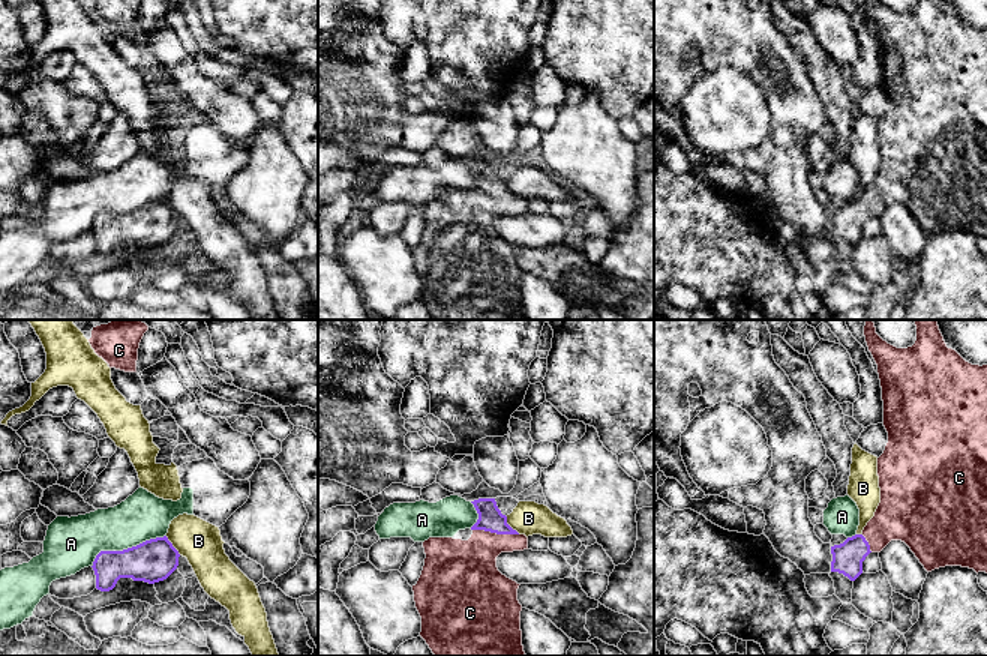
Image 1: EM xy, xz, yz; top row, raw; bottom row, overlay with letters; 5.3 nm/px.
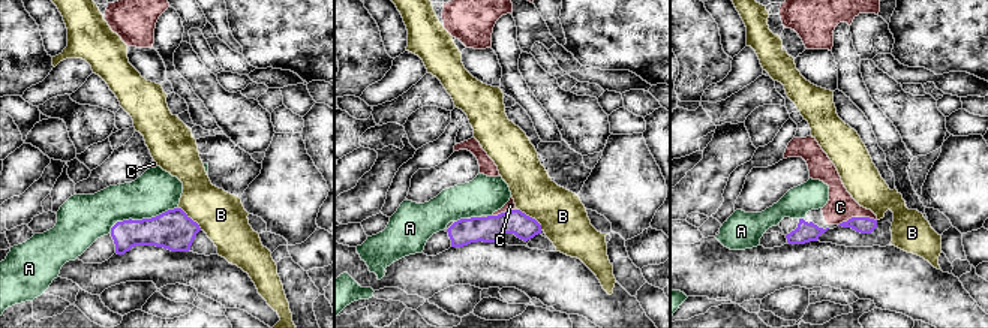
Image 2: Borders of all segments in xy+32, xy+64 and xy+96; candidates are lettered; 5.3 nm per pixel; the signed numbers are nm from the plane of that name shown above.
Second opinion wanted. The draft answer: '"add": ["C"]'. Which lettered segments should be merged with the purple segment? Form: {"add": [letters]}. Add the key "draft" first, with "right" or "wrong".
{"draft": "right", "add": ["C"]}

